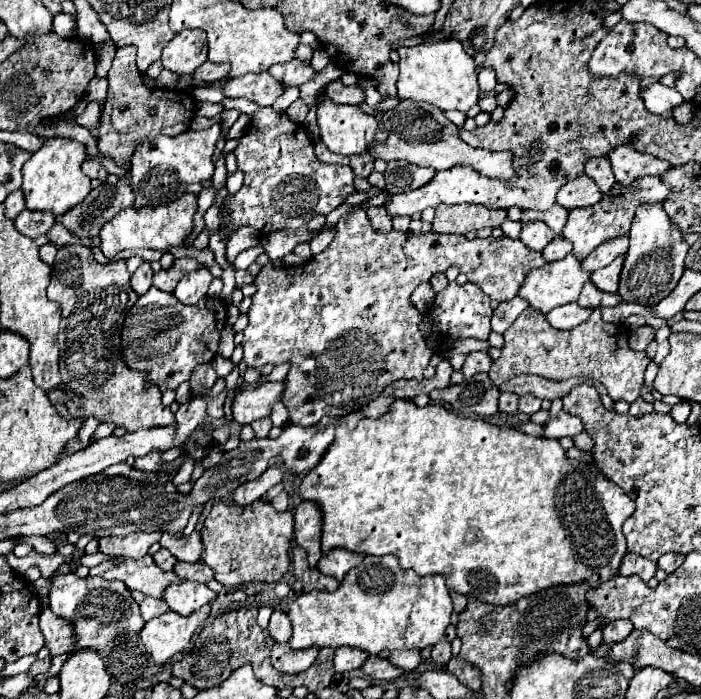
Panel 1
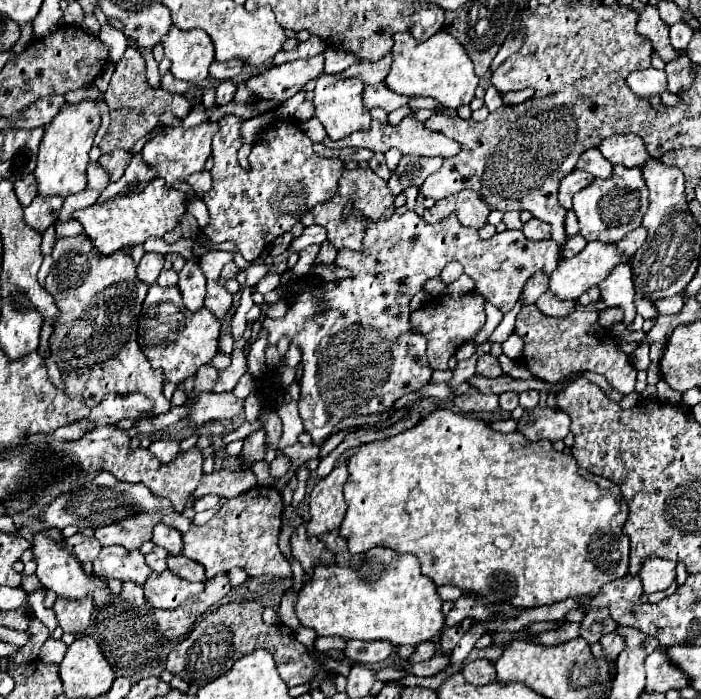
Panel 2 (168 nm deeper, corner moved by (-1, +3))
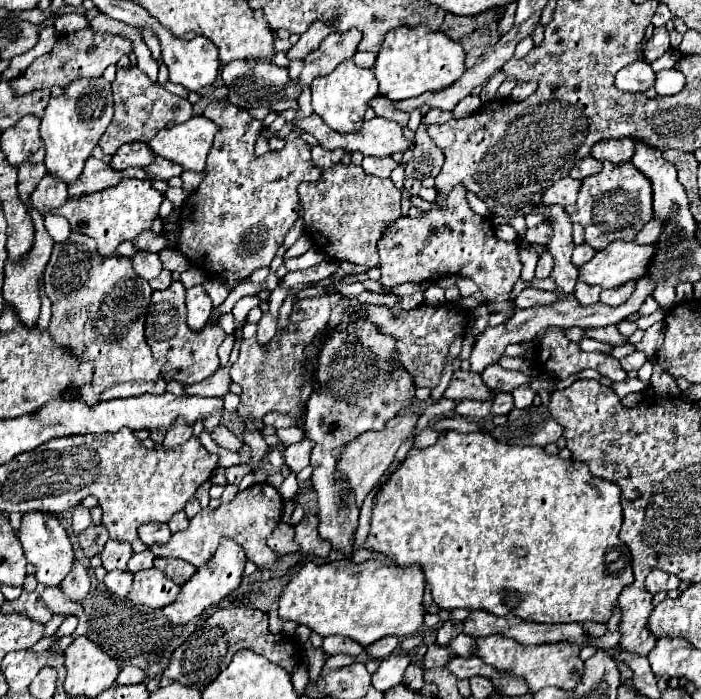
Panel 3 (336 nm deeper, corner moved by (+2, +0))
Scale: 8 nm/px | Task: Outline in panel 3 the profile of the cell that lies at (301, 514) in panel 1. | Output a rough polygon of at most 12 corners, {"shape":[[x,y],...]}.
{"shape":[[399,414],[383,430],[351,440],[337,476],[349,476],[361,506],[415,436],[419,414]]}

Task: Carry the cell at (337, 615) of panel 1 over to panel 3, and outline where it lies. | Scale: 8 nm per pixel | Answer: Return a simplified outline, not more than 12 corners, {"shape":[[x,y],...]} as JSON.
{"shape":[[307,562],[279,616],[369,646],[419,632],[419,566]]}

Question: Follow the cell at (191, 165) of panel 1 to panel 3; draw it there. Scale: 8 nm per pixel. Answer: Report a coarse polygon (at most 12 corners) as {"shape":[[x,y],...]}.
{"shape":[[203,116],[149,142],[159,156],[201,172],[219,128]]}

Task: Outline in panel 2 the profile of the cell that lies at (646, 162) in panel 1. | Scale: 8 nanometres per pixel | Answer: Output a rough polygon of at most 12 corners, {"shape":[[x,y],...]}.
{"shape":[[614,135],[600,153],[614,165],[644,167],[650,159],[638,135]]}

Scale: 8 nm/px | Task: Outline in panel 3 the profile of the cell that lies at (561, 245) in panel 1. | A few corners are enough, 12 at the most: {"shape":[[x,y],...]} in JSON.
{"shape":[[589,244],[575,246],[573,264],[583,266],[595,256]]}

